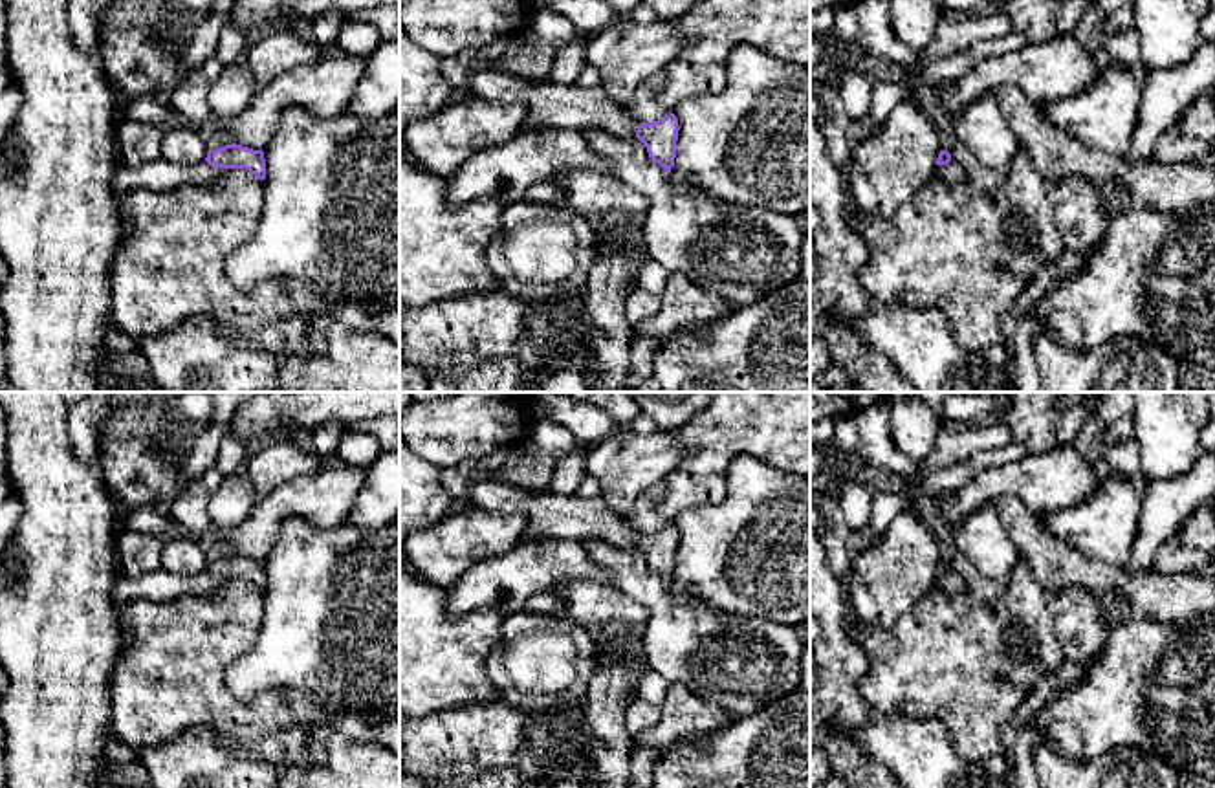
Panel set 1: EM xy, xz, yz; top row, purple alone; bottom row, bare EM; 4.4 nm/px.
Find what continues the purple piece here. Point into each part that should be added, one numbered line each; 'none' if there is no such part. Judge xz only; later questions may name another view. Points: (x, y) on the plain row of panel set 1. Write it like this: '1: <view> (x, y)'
1: xz (550, 515)

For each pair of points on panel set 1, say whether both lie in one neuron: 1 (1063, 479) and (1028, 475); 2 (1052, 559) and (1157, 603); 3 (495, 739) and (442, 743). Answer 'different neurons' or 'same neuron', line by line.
1: same neuron
2: same neuron
3: same neuron

